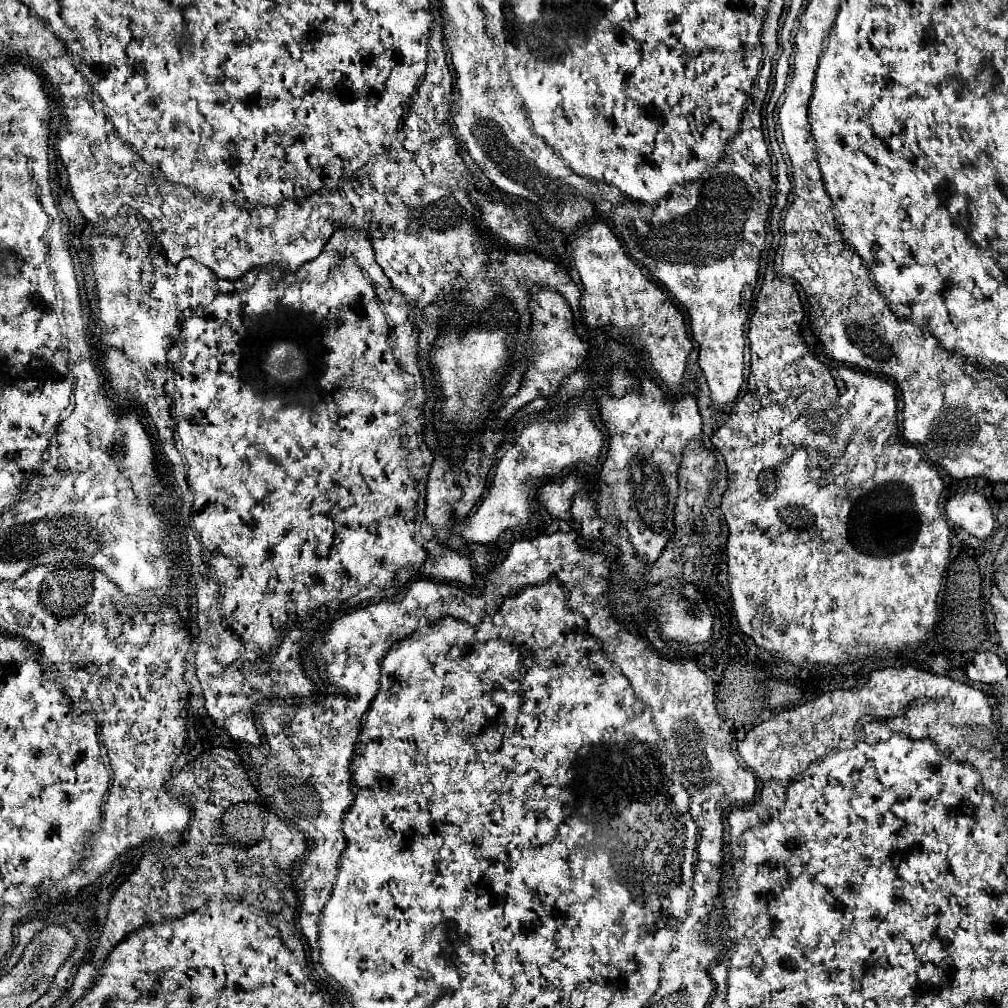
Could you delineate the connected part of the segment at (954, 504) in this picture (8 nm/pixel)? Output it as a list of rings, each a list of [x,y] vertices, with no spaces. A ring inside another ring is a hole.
[[[978,491],[956,493],[944,503],[944,511],[946,511],[946,517],[954,525],[966,529],[970,535],[978,539],[986,539],[994,529],[994,517],[992,517],[990,503]]]

